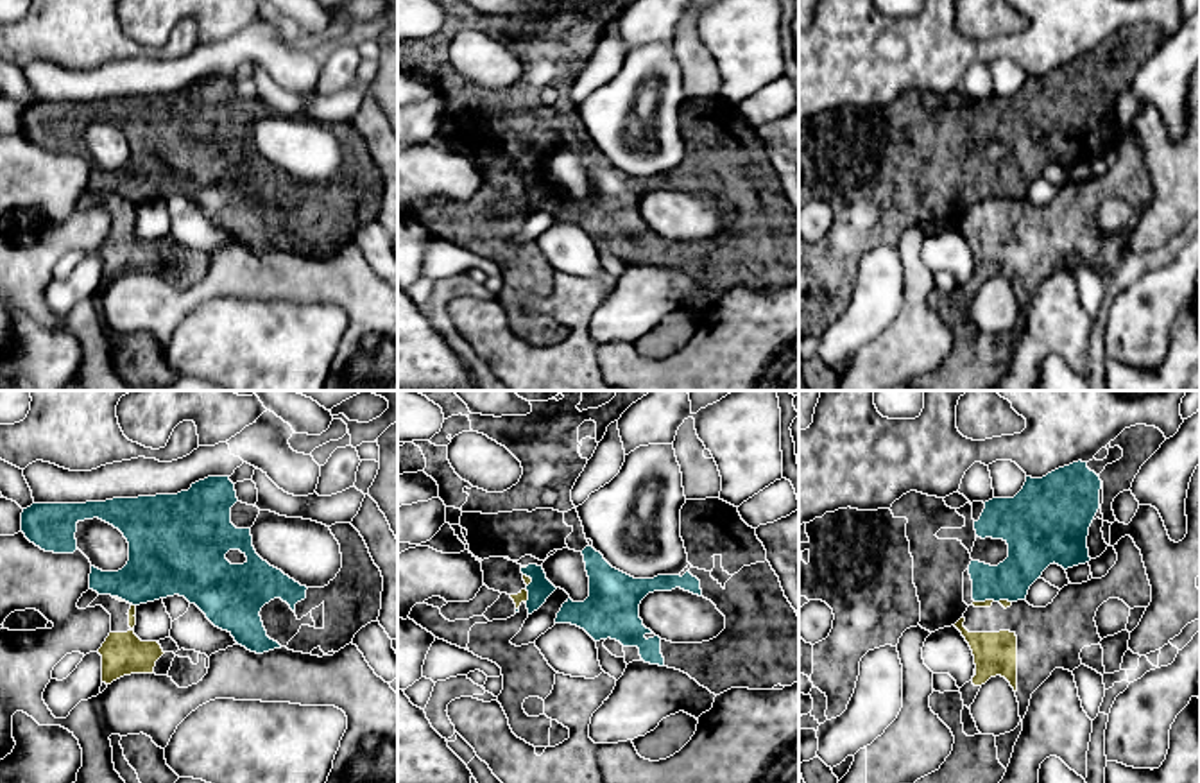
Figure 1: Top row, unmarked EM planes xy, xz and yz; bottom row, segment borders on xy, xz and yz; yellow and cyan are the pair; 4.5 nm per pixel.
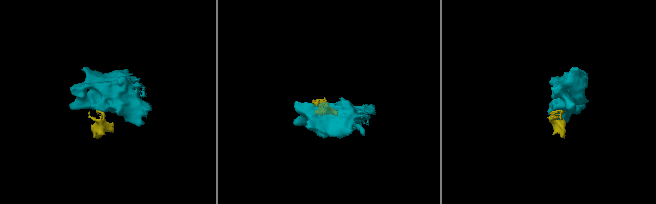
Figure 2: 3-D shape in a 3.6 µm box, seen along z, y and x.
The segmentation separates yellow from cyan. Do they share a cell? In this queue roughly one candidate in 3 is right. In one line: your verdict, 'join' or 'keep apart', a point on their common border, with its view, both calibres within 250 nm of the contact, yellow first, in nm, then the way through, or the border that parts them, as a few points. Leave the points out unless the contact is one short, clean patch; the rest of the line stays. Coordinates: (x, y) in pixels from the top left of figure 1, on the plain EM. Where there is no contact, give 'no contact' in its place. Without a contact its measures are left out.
keep apart | xz (525, 187) | 50/100 nm | along xz (523, 172), (531, 178), (525, 201)

